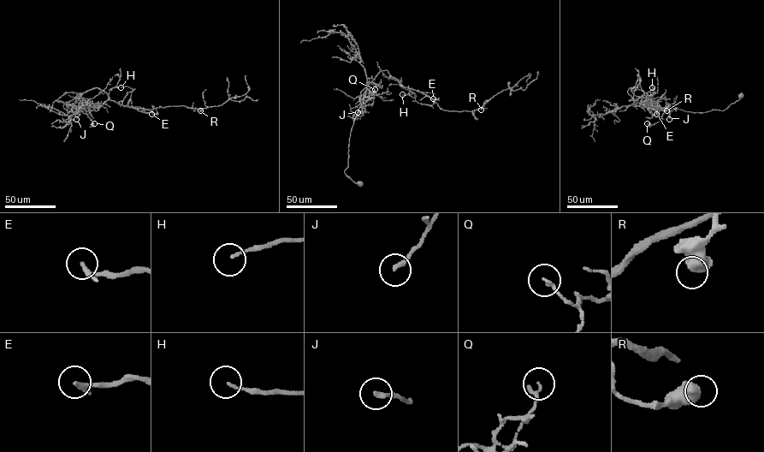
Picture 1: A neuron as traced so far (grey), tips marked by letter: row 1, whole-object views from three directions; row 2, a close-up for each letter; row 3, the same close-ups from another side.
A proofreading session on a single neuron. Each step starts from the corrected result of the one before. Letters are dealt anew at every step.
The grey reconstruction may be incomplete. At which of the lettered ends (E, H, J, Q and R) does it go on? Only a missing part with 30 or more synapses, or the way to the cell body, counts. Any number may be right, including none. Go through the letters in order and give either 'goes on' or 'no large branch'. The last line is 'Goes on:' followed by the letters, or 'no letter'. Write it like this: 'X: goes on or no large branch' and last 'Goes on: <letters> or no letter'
E: no large branch
H: no large branch
J: no large branch
Q: no large branch
R: no large branch
Goes on: no letter

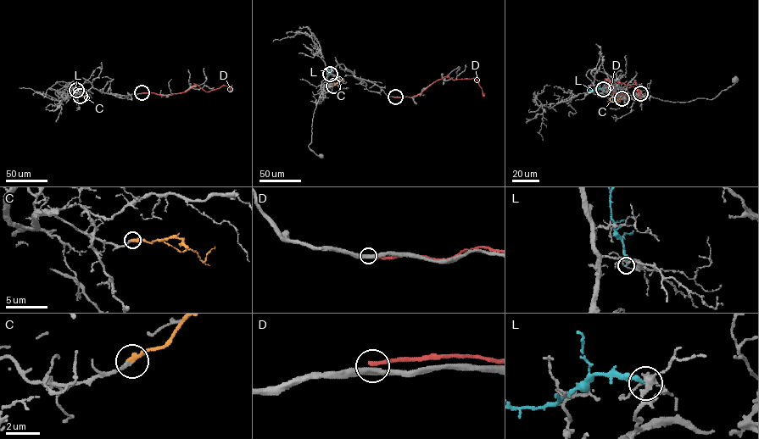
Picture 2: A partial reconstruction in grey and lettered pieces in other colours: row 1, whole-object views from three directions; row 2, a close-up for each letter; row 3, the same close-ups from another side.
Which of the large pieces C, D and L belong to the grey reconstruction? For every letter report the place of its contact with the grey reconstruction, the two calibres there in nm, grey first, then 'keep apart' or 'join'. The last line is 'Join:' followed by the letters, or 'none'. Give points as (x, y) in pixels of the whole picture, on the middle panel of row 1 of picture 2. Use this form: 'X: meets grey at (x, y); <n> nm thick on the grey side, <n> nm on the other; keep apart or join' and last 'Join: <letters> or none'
C: meets grey at (333, 86); 200 nm thick on the grey side, 300 nm on the other; join
D: meets grey at (395, 97); 360 nm thick on the grey side, 240 nm on the other; keep apart
L: meets grey at (330, 74); 120 nm thick on the grey side, 240 nm on the other; keep apart
Join: C

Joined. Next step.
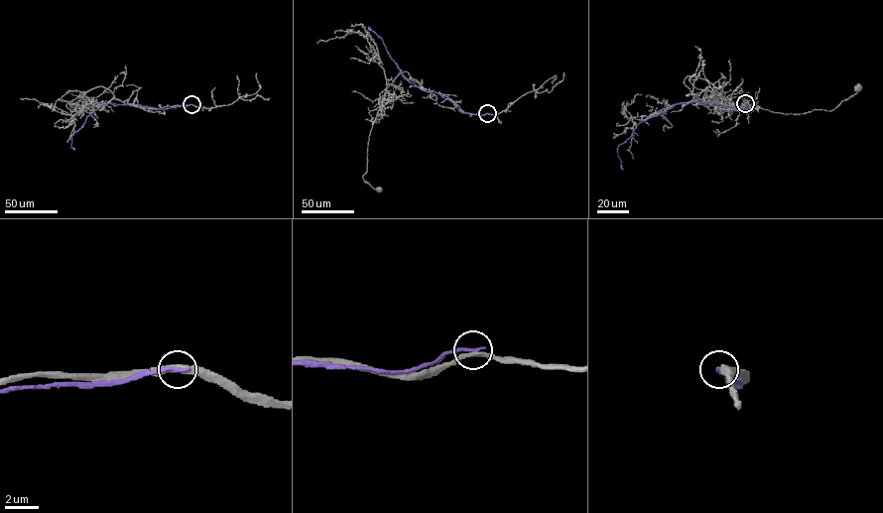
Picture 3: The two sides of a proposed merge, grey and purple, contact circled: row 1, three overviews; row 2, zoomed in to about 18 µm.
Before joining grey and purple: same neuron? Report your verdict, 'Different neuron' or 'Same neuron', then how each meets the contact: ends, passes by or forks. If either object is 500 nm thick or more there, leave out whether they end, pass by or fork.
Different neuron. At the ring grey passes by. At the ring purple ends

